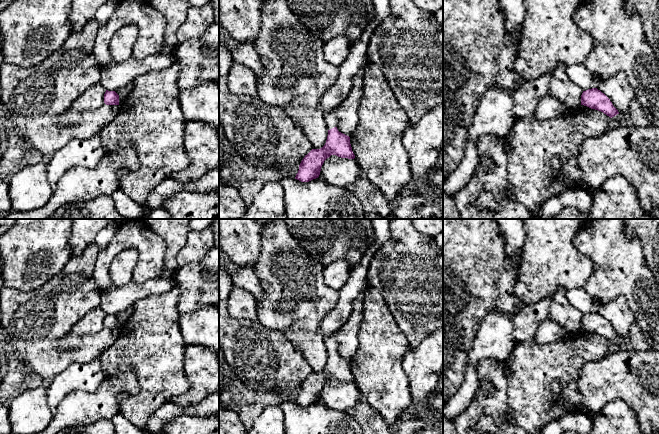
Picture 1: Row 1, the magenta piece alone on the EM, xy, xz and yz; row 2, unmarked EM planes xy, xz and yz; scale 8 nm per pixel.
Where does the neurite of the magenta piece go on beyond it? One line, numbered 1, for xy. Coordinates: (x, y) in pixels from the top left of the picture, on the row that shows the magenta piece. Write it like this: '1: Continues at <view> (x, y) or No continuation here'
1: No continuation here

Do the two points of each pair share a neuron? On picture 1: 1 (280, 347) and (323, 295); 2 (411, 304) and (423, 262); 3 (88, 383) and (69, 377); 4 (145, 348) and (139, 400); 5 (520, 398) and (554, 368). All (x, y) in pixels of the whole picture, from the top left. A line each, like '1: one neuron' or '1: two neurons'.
1: two neurons
2: one neuron
3: one neuron
4: one neuron
5: one neuron

